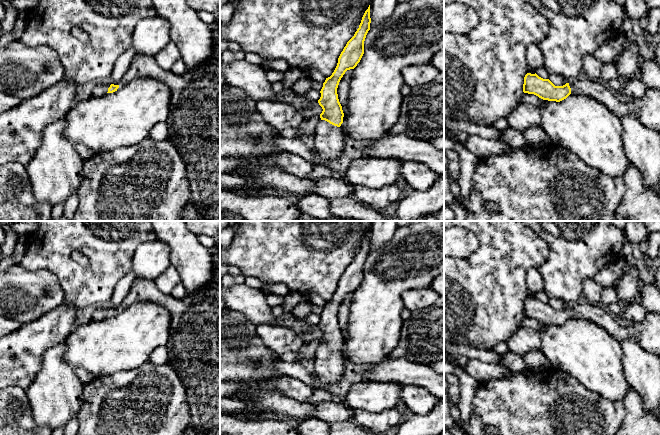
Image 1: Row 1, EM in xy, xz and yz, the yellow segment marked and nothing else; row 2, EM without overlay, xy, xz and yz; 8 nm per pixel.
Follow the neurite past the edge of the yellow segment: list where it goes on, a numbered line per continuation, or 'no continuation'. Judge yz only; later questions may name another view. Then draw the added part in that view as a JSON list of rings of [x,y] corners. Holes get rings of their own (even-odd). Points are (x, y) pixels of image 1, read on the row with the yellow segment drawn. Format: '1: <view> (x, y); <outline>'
1: yz (647, 110); [[[590,78],[574,79],[569,83],[571,94],[584,95],[605,105],[615,116],[632,115],[643,125],[660,132],[660,90],[647,89],[642,99],[629,103],[619,101],[602,81]]]

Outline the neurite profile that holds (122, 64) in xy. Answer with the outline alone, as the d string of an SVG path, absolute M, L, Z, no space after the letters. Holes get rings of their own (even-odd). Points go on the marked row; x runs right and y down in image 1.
M130 46L116 61L115 67L108 82L114 85L120 85L121 79L128 70L134 57L135 50L133 46Z

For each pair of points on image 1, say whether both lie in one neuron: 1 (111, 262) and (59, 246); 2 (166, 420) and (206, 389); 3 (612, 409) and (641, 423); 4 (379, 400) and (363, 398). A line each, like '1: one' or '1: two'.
1: one
2: two
3: two
4: one

